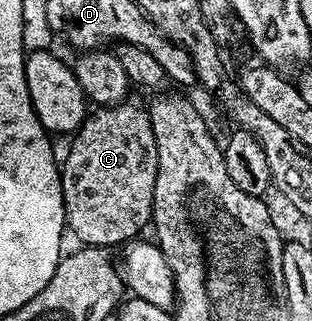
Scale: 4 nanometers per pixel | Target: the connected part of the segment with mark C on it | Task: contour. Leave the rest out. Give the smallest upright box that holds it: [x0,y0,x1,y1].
[60,101,157,249]

